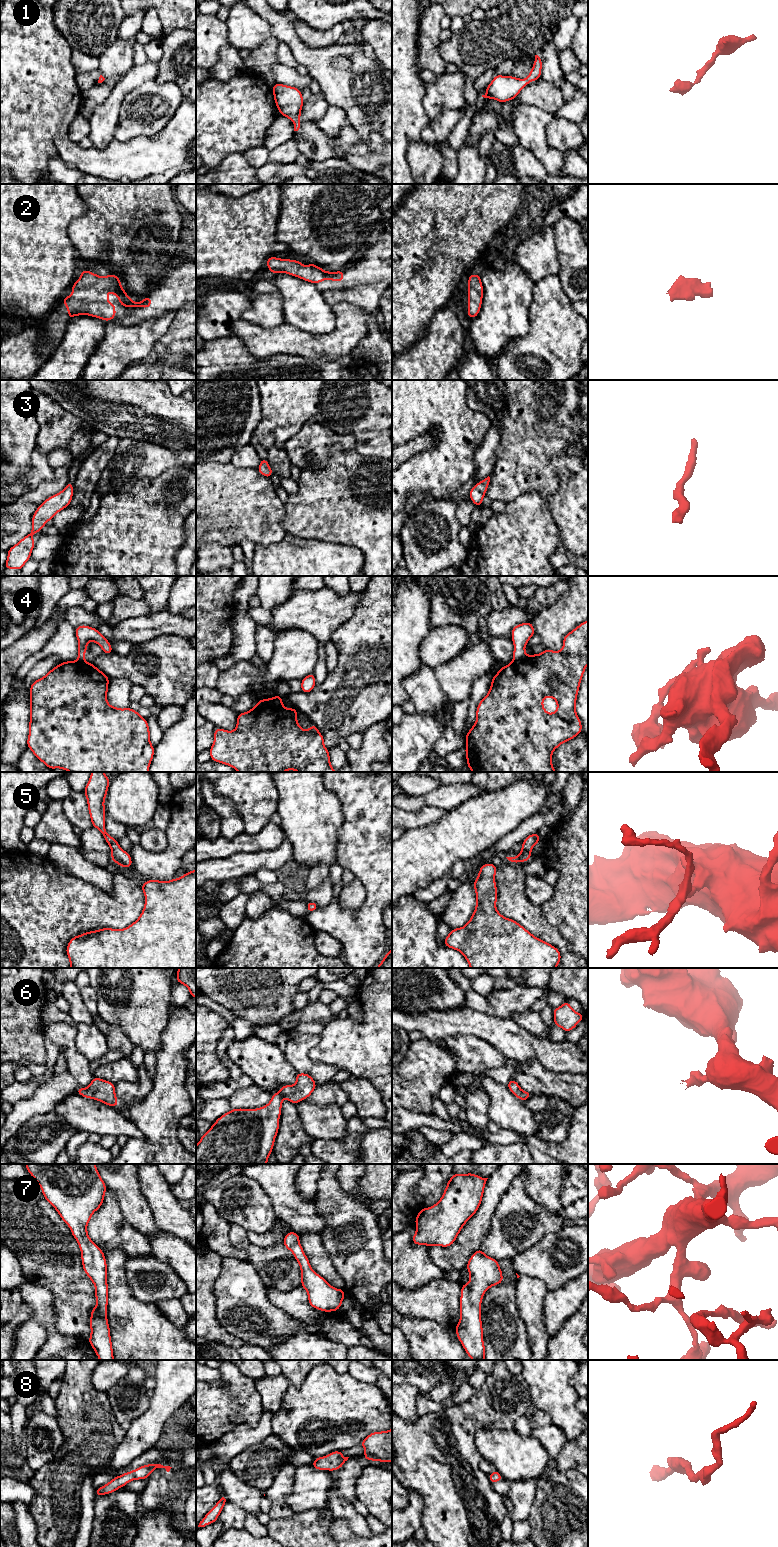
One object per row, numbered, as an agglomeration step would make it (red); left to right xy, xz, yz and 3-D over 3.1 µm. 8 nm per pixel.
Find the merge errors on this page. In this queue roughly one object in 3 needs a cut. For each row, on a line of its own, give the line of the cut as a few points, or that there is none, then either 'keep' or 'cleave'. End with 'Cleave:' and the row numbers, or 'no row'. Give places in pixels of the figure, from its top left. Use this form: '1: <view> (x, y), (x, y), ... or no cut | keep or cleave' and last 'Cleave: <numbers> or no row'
1: no cut | keep
2: no cut | keep
3: no cut | keep
4: yz (526, 656), (513, 660) | cleave
5: no cut | keep
6: no cut | keep
7: no cut | keep
8: no cut | keep
Cleave: 4

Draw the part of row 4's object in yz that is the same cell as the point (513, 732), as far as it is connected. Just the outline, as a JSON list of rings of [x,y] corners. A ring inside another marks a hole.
[[[588,620],[582,622],[571,632],[563,637],[563,647],[560,651],[546,649],[545,651],[534,655],[531,654],[519,661],[512,661],[510,664],[500,667],[498,673],[493,676],[488,694],[478,703],[476,709],[476,722],[465,735],[466,740],[466,760],[467,766],[472,772],[556,772],[552,766],[553,751],[561,744],[575,738],[582,732],[582,723],[576,713],[576,700],[580,683],[588,665]],[[545,697],[552,697],[557,703],[557,709],[554,713],[548,713],[543,706]]]

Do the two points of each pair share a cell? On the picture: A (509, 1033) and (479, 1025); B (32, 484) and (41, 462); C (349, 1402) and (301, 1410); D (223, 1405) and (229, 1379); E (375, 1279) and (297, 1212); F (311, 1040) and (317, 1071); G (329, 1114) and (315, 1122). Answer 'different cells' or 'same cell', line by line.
A: same cell
B: same cell
C: same cell
D: same cell
E: different cells
F: same cell
G: same cell

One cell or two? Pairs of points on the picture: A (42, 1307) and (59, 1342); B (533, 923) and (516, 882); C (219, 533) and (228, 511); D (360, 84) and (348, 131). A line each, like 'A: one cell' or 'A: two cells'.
A: one cell
B: one cell
C: one cell
D: two cells

